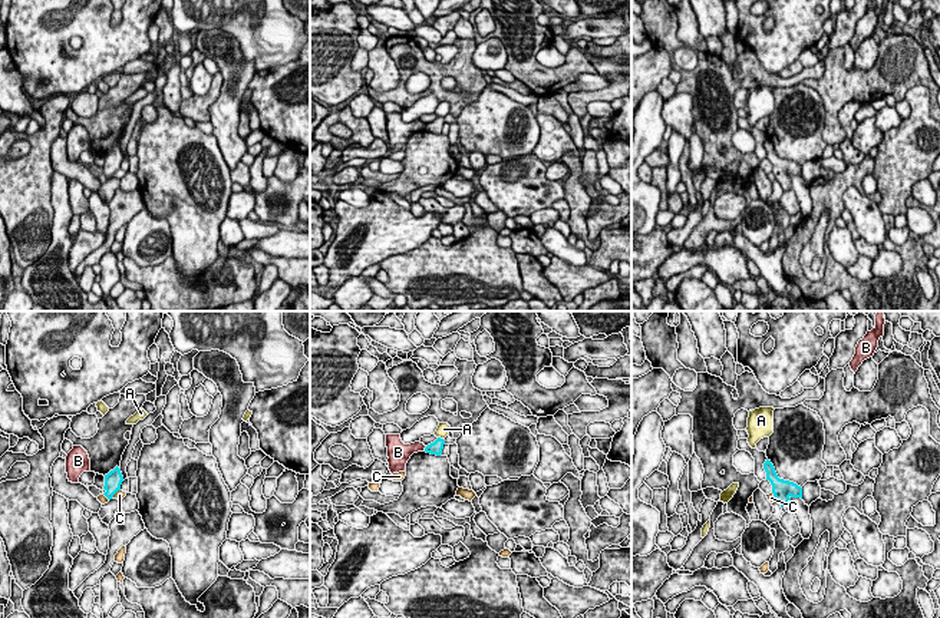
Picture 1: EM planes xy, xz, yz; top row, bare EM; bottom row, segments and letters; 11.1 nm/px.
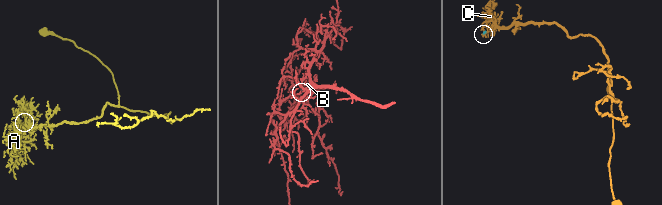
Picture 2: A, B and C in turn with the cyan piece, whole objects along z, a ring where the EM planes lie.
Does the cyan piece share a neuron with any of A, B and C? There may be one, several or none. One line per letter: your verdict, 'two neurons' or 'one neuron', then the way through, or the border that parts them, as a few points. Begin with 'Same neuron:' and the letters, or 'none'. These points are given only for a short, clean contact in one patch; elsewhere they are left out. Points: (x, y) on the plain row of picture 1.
Same neuron: none
A: two neurons | along xz (438, 115), (442, 118)
B: two neurons | along xz (426, 125), (424, 129)
C: two neurons

